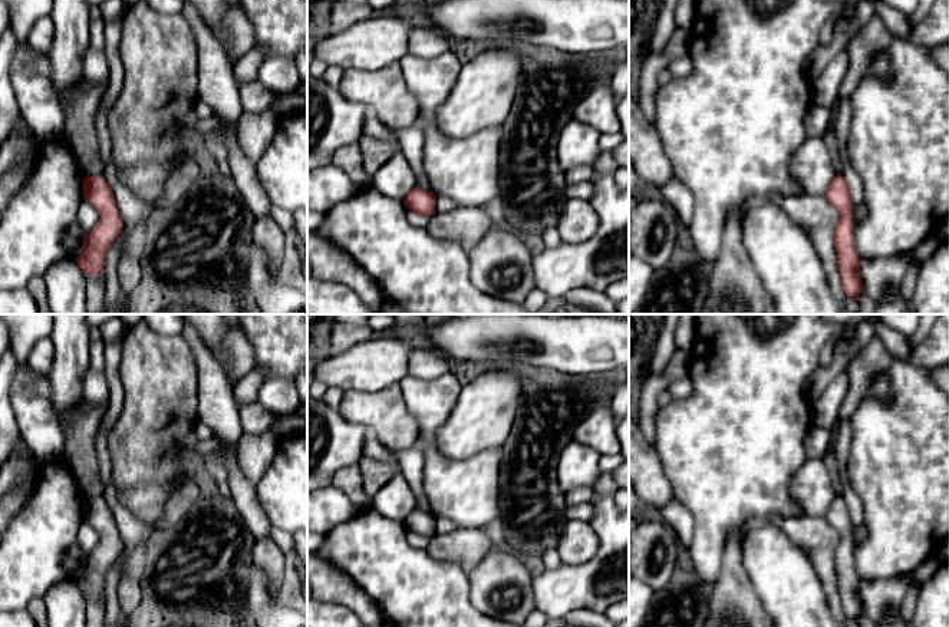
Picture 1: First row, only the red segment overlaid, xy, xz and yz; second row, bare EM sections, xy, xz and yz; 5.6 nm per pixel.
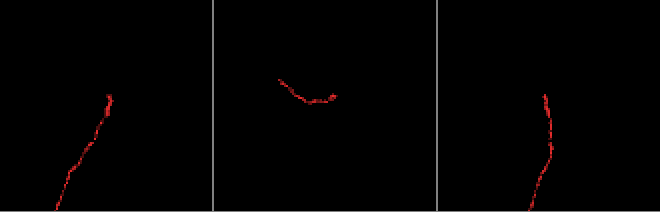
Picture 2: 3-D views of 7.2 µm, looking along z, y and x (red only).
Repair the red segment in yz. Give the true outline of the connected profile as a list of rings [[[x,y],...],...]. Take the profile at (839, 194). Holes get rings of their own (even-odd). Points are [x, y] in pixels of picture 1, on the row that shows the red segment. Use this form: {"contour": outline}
{"contour": [[[837,174],[831,181],[826,195],[828,202],[838,211],[838,224],[834,232],[834,247],[837,253],[837,267],[843,281],[846,296],[859,300],[863,290],[860,258],[857,255],[853,235],[853,198],[849,181],[841,174]]]}

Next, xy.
{"contour": [[[102,174],[83,179],[83,199],[99,211],[99,222],[85,235],[80,255],[76,258],[85,275],[105,274],[105,258],[108,248],[119,237],[123,221],[111,187]]]}

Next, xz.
{"contour": [[[418,185],[403,198],[406,208],[424,217],[436,214],[436,195],[432,191],[419,188]]]}

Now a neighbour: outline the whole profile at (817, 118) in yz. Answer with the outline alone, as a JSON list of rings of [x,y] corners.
[[[811,103],[807,109],[804,125],[808,136],[823,136],[831,119],[831,108]]]

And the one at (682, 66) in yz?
[[[686,53],[669,62],[666,69],[670,72],[672,77],[685,77],[692,73],[693,65],[689,55]]]

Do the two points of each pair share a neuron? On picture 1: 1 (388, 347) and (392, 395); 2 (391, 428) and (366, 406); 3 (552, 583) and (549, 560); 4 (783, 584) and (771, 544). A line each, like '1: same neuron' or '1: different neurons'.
1: different neurons
2: same neuron
3: different neurons
4: same neuron

